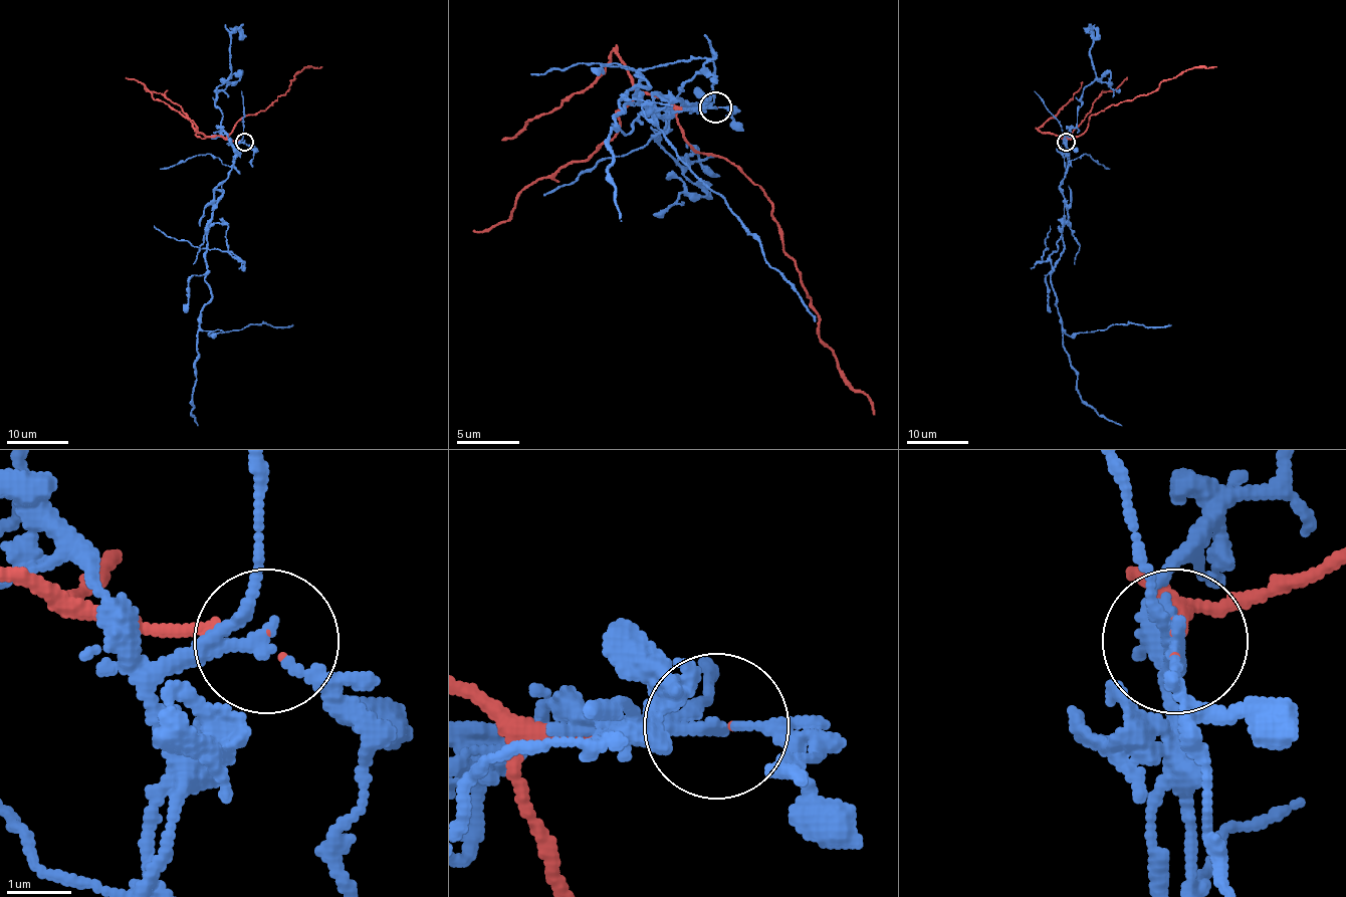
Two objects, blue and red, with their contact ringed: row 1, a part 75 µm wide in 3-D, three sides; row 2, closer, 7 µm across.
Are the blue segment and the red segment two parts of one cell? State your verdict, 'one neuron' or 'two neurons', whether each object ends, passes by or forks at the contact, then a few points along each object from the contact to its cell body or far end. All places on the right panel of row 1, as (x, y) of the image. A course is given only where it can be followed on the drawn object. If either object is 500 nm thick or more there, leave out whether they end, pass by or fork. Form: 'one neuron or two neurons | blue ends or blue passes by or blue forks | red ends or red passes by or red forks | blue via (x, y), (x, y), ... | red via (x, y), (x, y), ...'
two neurons | blue forks | red ends | blue via (1067, 142), (1062, 191), (1068, 222), (1064, 253), (1051, 273), (1062, 330), (1068, 334), (1114, 323), (1171, 325) | red via (1067, 142), (1079, 137), (1090, 117), (1108, 105), (1151, 93), (1162, 81), (1194, 67), (1216, 65)

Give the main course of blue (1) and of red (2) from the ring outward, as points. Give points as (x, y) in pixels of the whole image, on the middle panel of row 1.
1: (714, 107), (655, 98), (648, 111), (639, 76), (648, 85), (626, 92), (758, 240), (816, 322)
2: (714, 107), (683, 107), (680, 134), (699, 152), (739, 168), (764, 193), (813, 303), (819, 338), (875, 414)

